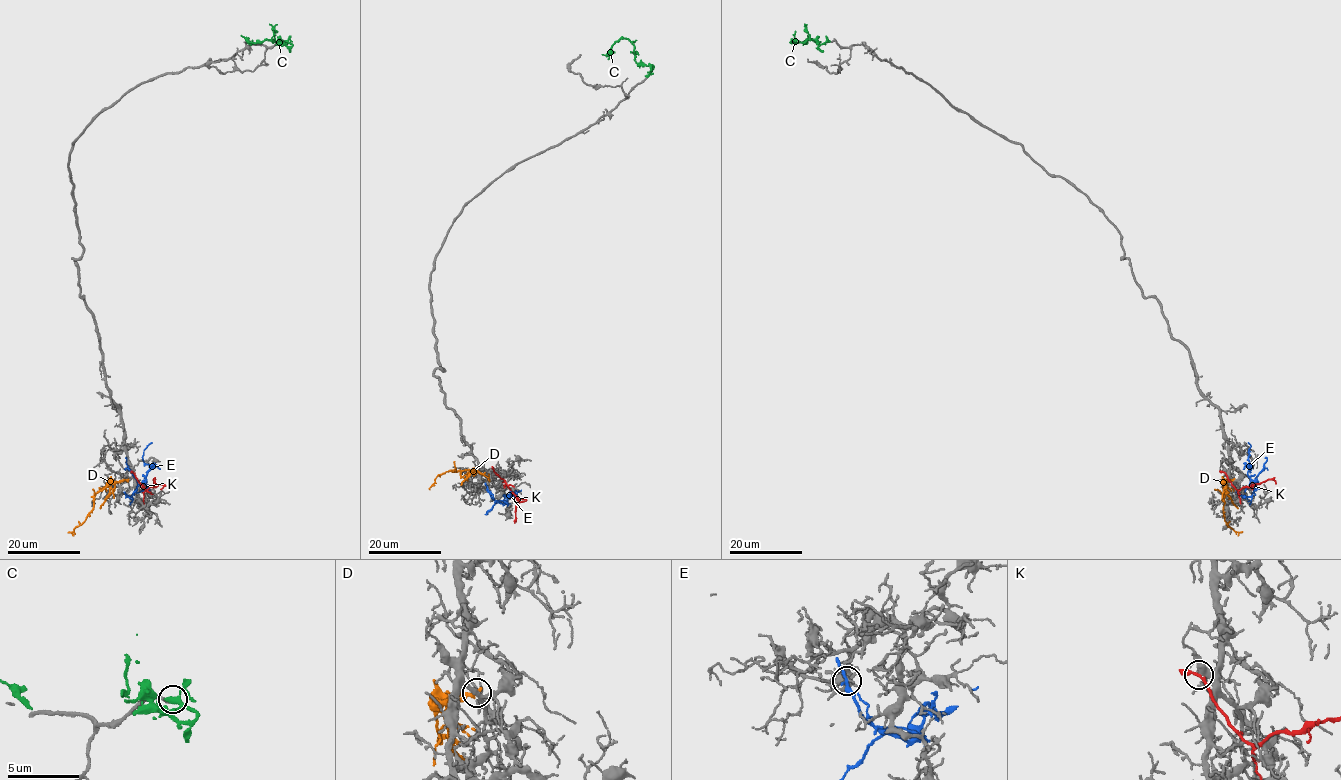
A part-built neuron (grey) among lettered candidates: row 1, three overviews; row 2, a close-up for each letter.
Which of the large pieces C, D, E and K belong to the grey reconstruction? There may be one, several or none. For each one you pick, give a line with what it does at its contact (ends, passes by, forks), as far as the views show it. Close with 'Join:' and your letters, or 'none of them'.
C: It passes by
Join: C

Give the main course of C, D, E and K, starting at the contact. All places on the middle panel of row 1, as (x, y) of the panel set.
C: (647, 76), (652, 65), (639, 65), (634, 60), (634, 46), (628, 39), (620, 38), (602, 54)
D: (489, 480), (470, 470), (446, 471), (437, 476), (429, 489)
E: (488, 488), (491, 497), (503, 504), (508, 495), (510, 497), (503, 496), (512, 495)
K: (493, 471), (518, 501), (514, 523)

